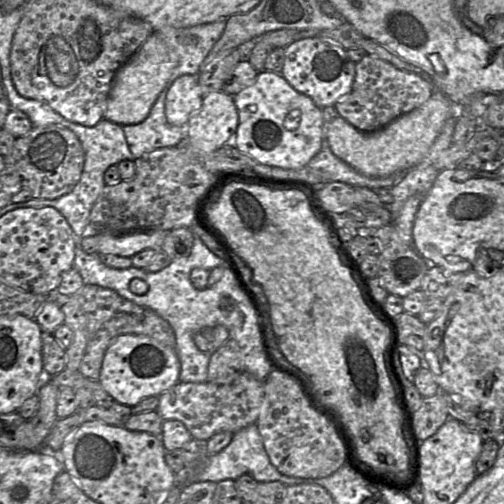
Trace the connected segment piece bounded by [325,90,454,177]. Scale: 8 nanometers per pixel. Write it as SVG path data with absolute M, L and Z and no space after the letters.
M435 90L423 105L373 132L361 132L337 116L332 122L326 123L325 138L333 154L358 172L370 177L387 177L397 172L406 172L419 164L453 111L454 105L448 97Z

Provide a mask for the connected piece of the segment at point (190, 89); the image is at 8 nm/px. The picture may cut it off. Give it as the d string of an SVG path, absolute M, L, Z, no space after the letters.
M182 75L173 81L165 100L167 121L185 127L202 105L203 94L195 75Z

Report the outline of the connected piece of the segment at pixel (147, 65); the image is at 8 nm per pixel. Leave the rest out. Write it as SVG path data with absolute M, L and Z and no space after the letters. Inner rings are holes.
M154 31L140 48L117 71L108 96L104 118L119 125L138 124L144 121L178 65L179 57Z

